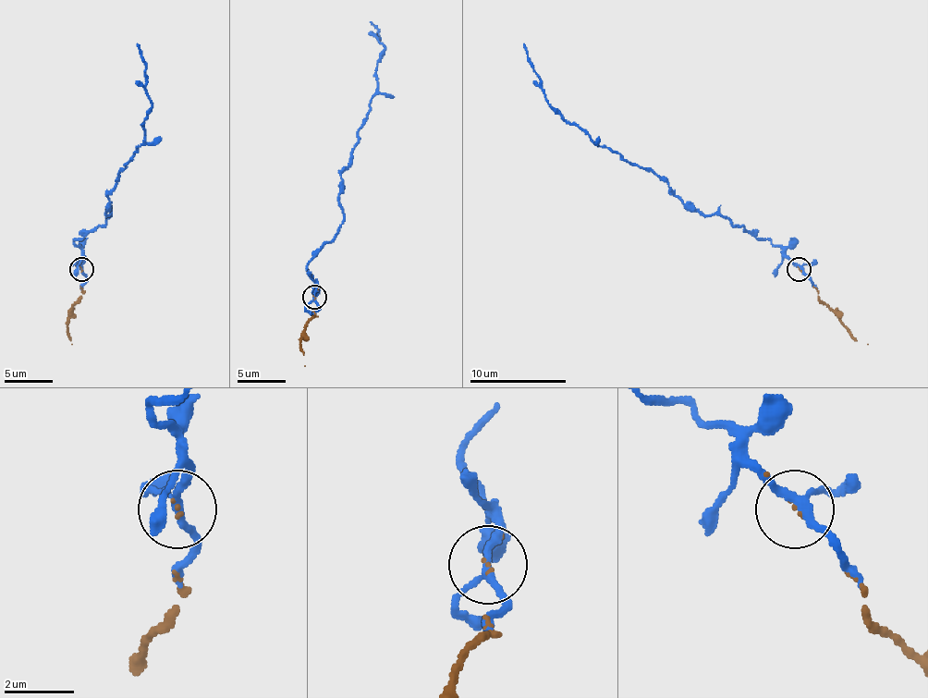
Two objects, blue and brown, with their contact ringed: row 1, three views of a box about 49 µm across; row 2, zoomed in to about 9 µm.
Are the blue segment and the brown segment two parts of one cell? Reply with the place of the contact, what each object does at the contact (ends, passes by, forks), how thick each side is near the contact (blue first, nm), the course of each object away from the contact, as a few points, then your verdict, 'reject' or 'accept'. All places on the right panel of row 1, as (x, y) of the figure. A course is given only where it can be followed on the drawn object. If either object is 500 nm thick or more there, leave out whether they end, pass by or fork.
(799, 269) | blue forks | brown ends | 200/50 nm | blue via (799, 270), (782, 251), (725, 216), (693, 212), (654, 173), (633, 165), (563, 117), (551, 105), (524, 42) | brown via (799, 270), (838, 321), (867, 345) | accept

